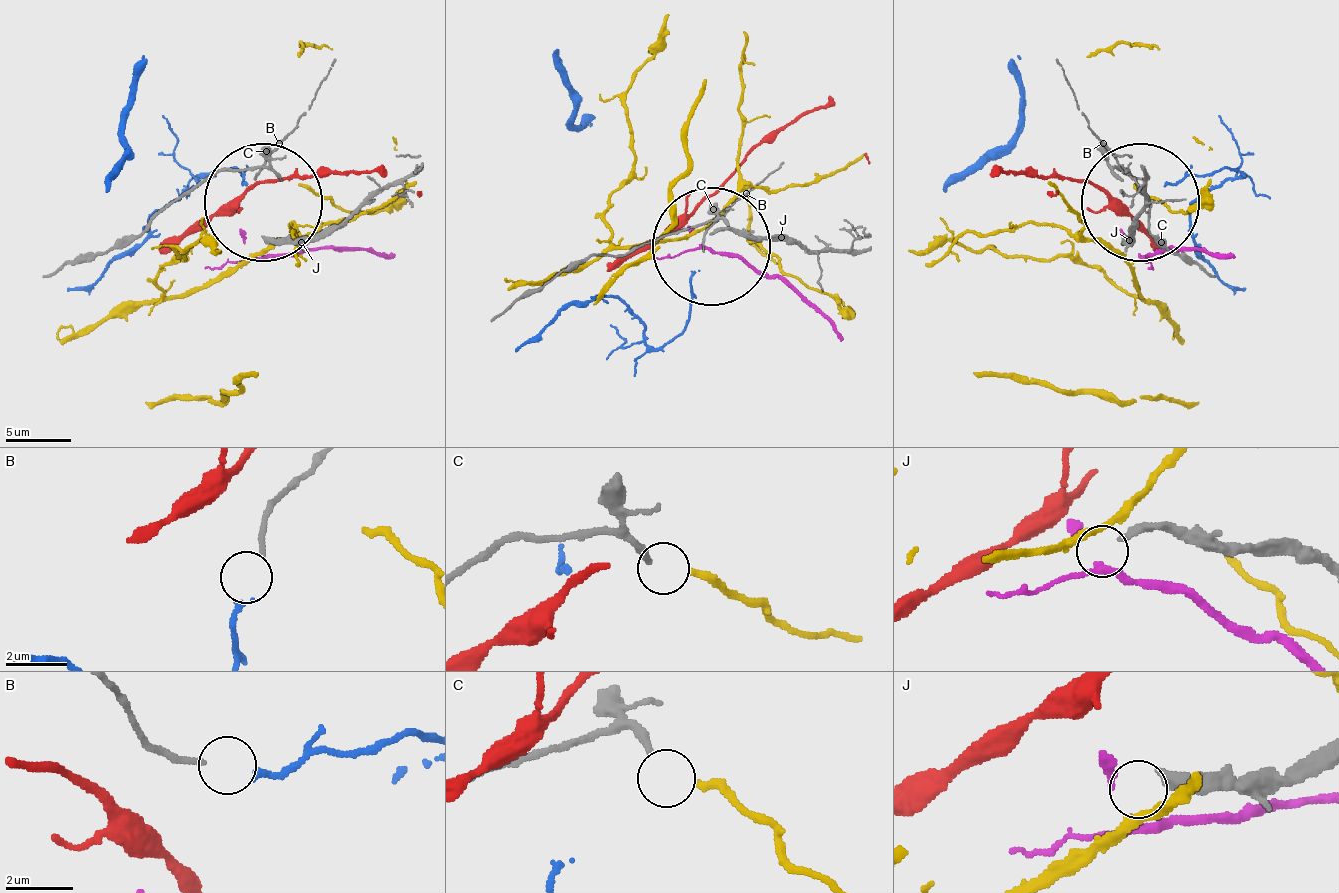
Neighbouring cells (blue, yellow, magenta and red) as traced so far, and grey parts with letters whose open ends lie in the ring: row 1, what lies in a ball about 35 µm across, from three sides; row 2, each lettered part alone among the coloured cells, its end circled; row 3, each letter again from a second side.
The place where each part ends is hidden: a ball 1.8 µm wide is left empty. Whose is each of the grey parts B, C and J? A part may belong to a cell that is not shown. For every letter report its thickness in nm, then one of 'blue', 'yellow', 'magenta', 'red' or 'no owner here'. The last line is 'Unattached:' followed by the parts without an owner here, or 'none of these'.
B: calibre 160 nm; blue
C: calibre 240 nm; yellow
J: calibre 320 nm; no owner here
Unattached: J

